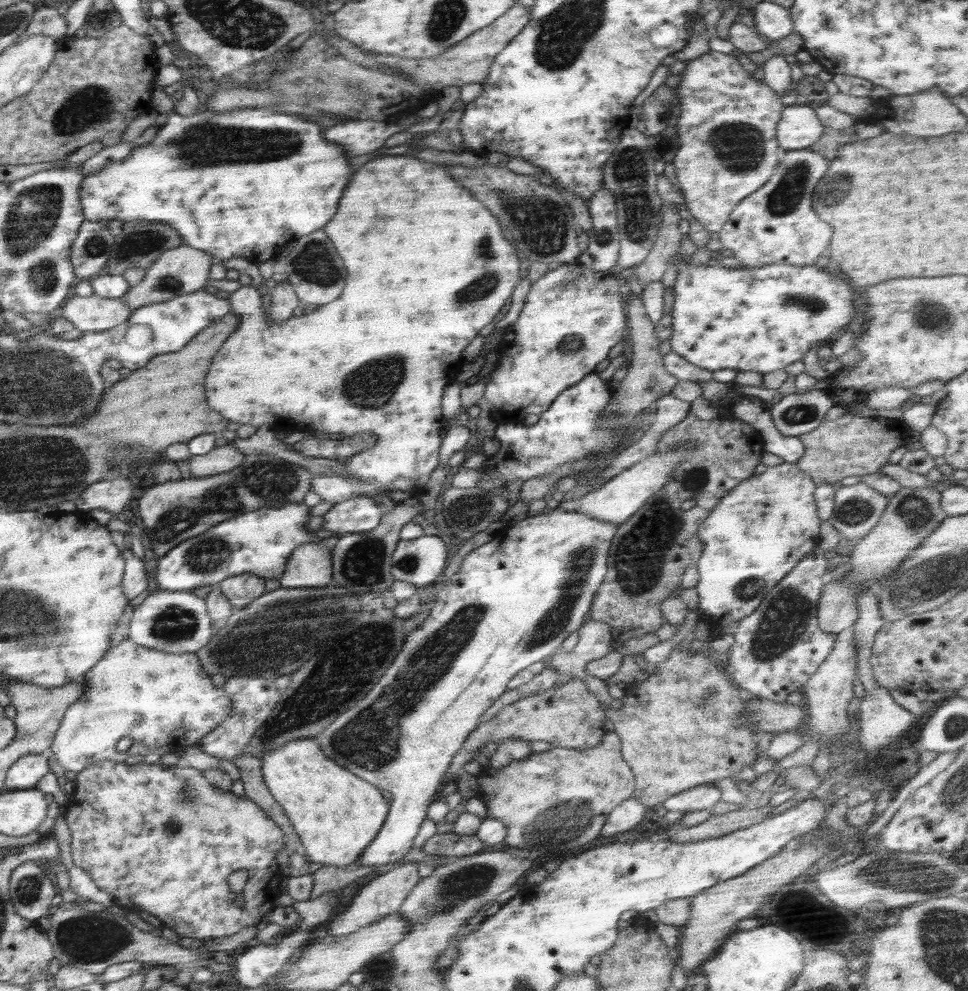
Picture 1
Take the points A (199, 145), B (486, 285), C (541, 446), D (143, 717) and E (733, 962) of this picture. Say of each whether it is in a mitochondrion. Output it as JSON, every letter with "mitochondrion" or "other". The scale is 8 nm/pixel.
{"A":"mitochondrion","B":"mitochondrion","C":"mitochondrion","D":"other","E":"other"}

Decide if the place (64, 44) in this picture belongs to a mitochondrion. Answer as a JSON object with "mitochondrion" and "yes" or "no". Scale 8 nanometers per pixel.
{"mitochondrion":"no"}

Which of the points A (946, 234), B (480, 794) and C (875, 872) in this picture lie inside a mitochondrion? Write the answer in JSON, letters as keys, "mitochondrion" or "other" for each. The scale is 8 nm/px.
{"A":"other","B":"other","C":"mitochondrion"}

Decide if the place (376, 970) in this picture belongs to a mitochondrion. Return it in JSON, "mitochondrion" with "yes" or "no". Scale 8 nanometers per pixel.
{"mitochondrion":"no"}

